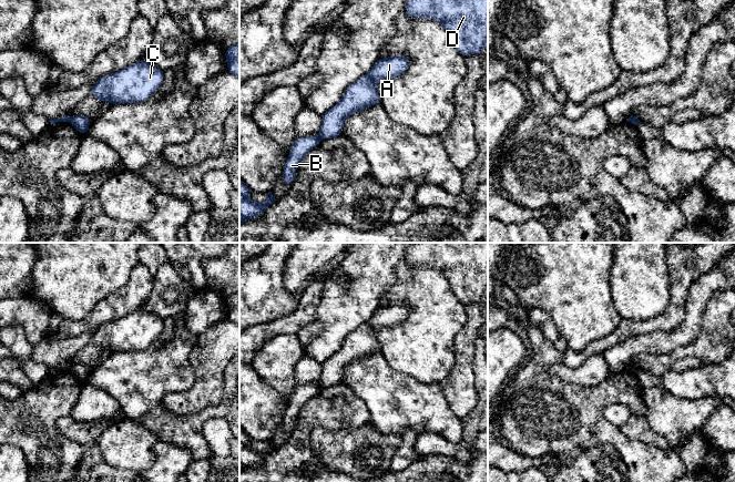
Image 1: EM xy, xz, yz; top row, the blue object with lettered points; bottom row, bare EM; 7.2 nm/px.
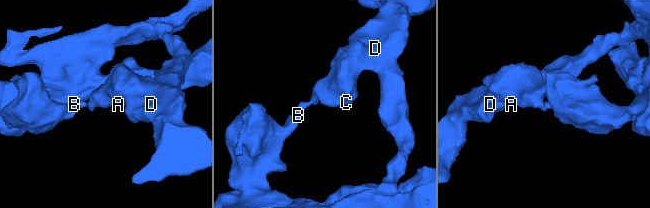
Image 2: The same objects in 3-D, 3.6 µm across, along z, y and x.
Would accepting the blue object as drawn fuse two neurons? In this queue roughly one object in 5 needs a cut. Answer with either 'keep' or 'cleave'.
cleave

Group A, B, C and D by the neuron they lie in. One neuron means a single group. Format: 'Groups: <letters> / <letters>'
Groups: A C D / B

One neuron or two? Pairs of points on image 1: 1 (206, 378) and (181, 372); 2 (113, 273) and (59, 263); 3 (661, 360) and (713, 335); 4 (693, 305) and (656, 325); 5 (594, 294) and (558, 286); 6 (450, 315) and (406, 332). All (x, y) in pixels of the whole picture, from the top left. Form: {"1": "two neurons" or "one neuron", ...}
{"1": "two neurons", "2": "one neuron", "3": "one neuron", "4": "two neurons", "5": "one neuron", "6": "one neuron"}

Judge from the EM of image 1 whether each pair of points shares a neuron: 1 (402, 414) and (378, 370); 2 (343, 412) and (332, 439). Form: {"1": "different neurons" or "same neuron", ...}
{"1": "same neuron", "2": "different neurons"}

